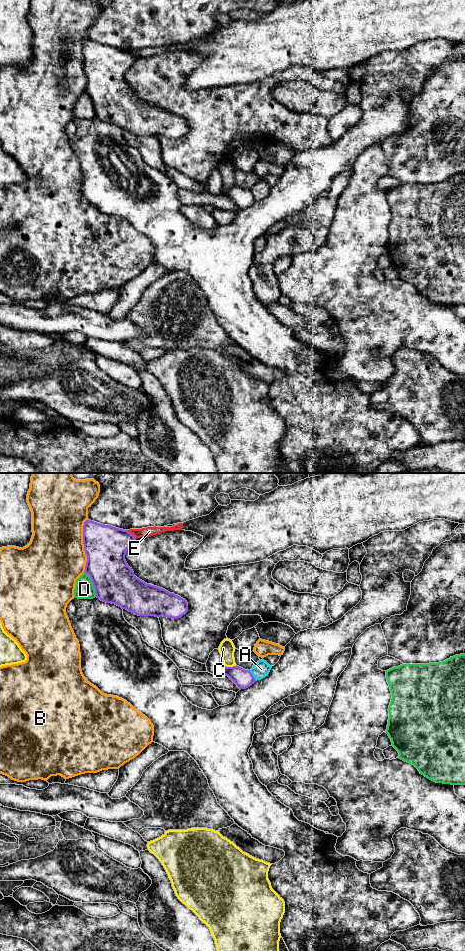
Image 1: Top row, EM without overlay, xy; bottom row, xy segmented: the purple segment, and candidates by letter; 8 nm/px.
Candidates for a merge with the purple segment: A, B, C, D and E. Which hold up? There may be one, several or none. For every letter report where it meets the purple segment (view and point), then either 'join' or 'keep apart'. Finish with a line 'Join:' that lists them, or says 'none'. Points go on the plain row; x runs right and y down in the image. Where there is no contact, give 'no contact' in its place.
A: xy (252, 195) | keep apart
B: xy (84, 65) | keep apart
C: xy (230, 187) | keep apart
D: xy (93, 104) | keep apart
E: xy (130, 53) | keep apart
Join: none

